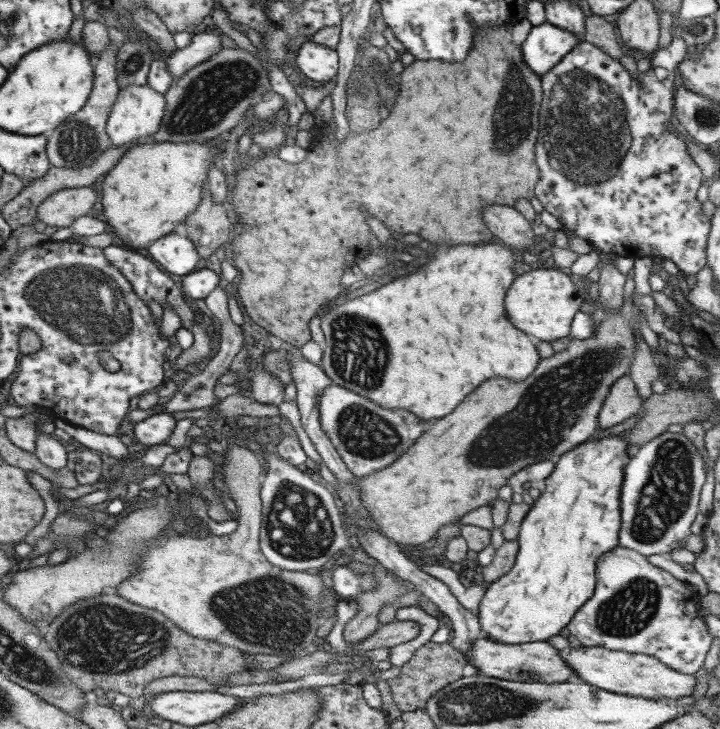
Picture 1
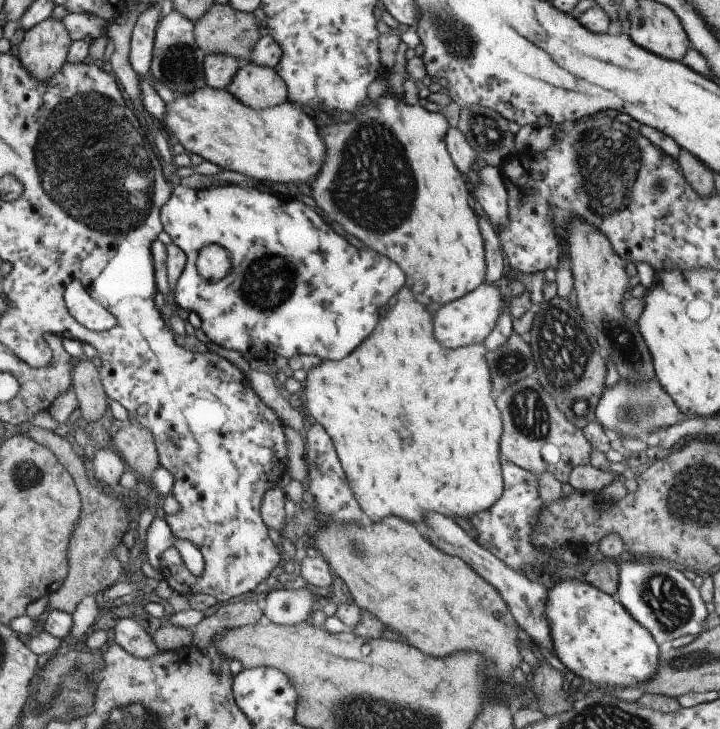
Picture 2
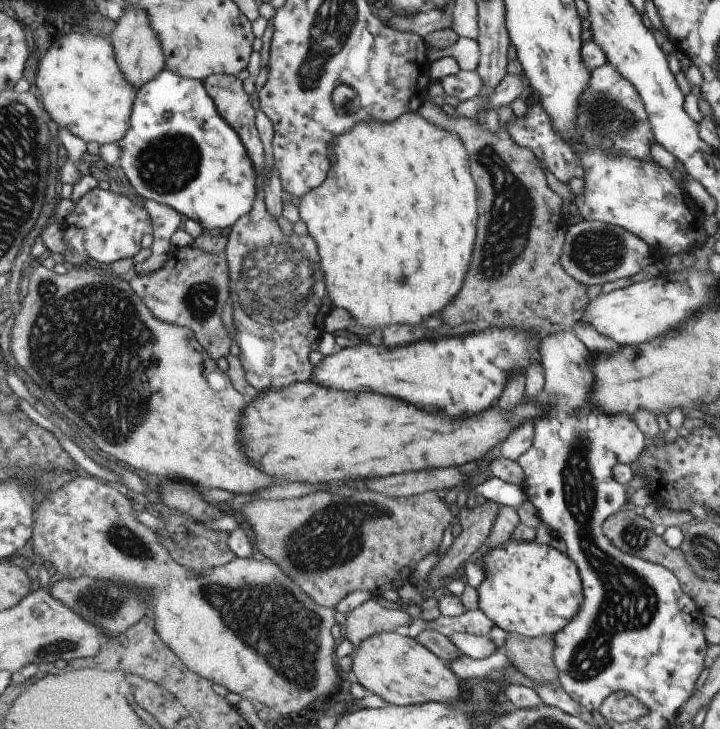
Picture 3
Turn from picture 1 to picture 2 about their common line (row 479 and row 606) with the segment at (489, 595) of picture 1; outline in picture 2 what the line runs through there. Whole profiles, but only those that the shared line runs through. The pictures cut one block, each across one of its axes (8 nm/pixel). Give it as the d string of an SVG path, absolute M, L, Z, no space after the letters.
M584 577L551 580L544 610L554 654L580 678L602 688L636 688L656 676L661 647L652 634L626 612L615 596L588 584Z

